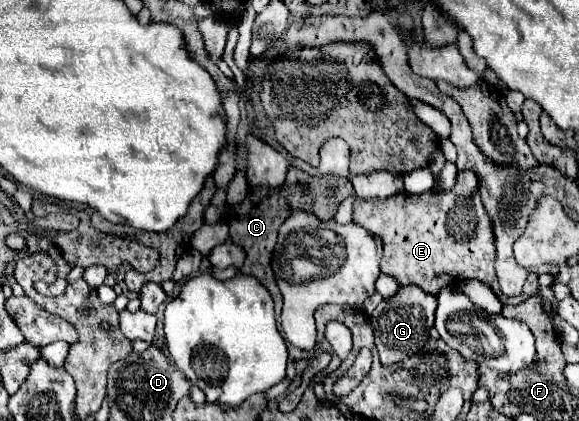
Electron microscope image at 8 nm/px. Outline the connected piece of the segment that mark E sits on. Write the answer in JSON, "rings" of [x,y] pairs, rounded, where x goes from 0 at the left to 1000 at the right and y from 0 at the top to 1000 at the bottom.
{"rings":[[[815,401],[791,406],[788,439],[777,454],[705,463],[687,458],[663,477],[611,477],[611,530],[656,563],[663,577],[660,648],[680,653],[691,677],[718,672],[736,696],[756,701],[756,686],[801,663],[829,663],[860,701],[867,720],[895,724],[898,715],[929,696],[929,658],[908,663],[895,705],[874,705],[860,686],[853,648],[853,549],[846,511],[832,487],[826,458],[826,416]]]}

